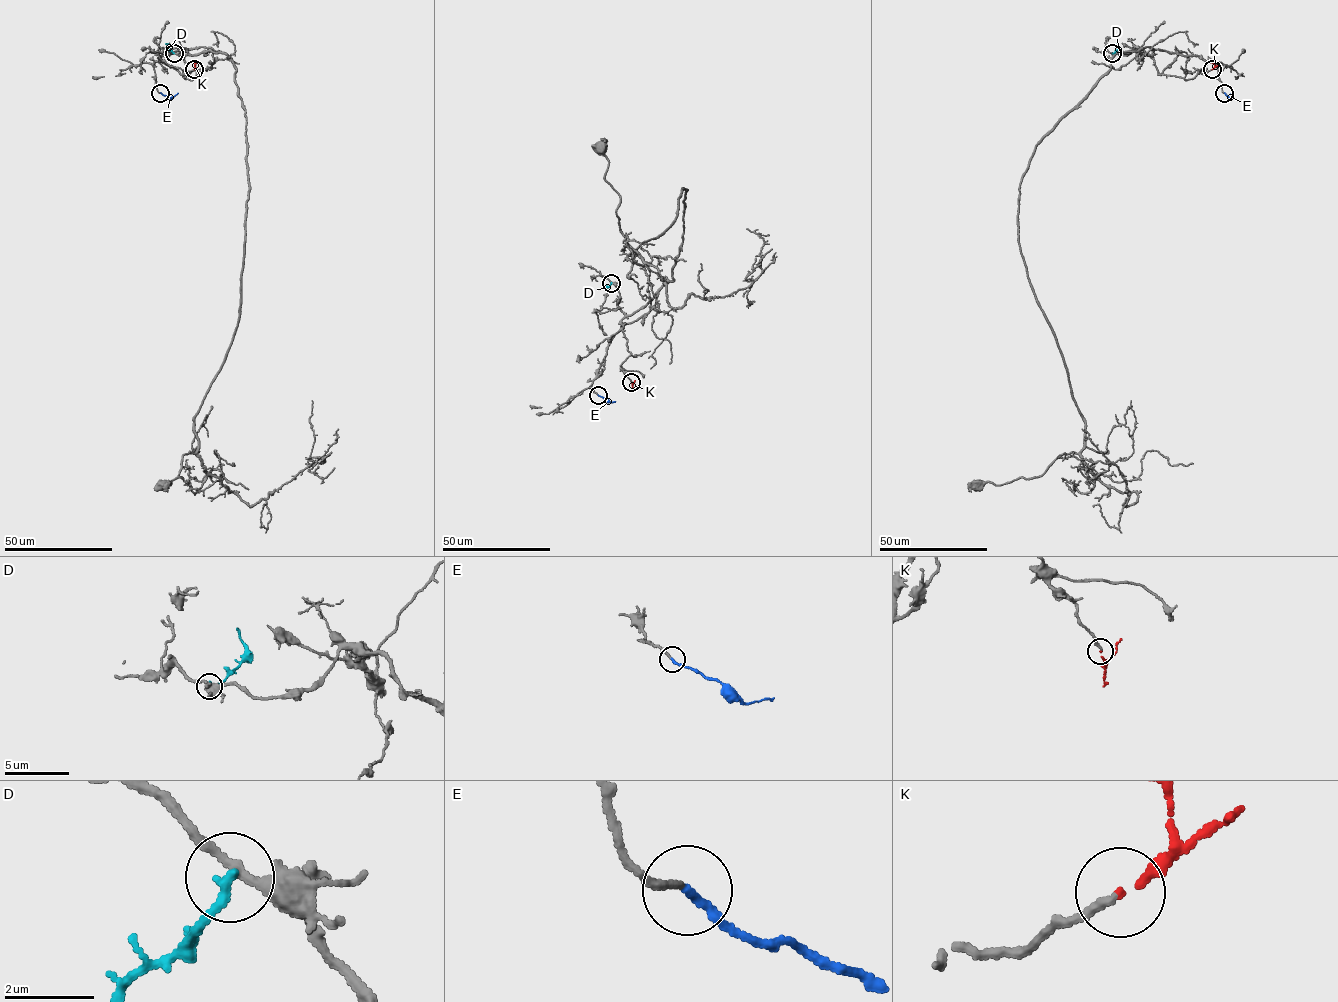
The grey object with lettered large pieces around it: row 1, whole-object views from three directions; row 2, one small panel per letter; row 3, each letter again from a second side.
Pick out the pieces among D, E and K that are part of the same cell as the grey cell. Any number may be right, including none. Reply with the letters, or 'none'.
E, K

